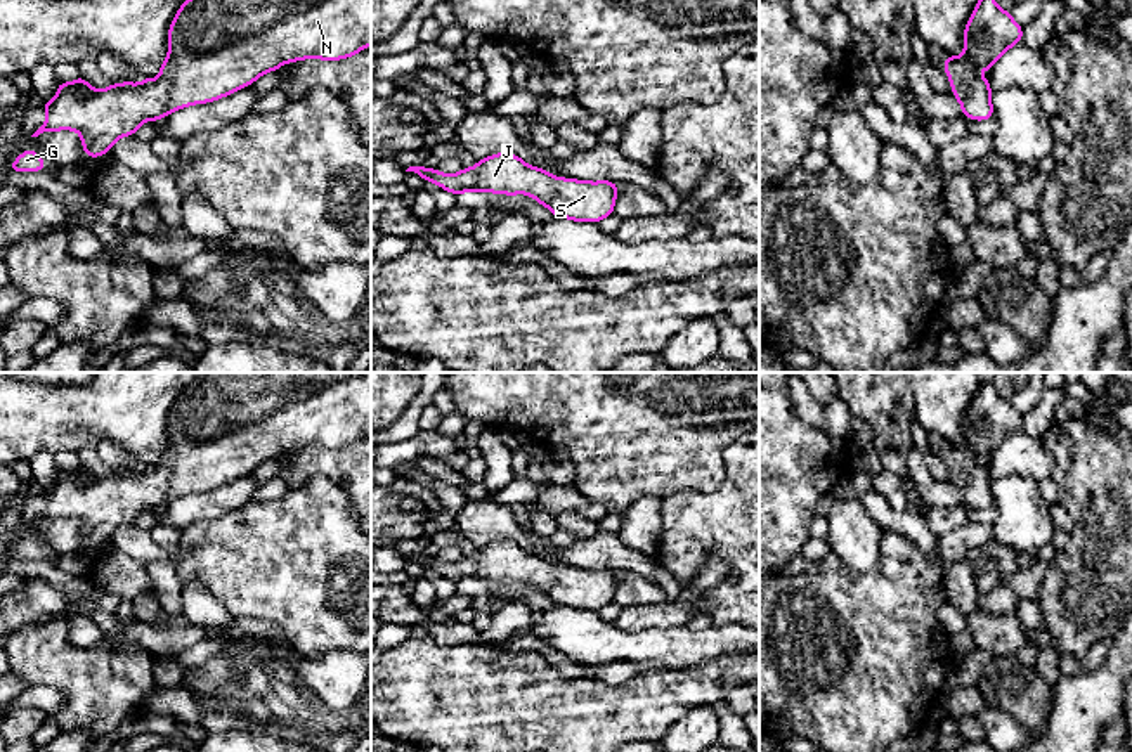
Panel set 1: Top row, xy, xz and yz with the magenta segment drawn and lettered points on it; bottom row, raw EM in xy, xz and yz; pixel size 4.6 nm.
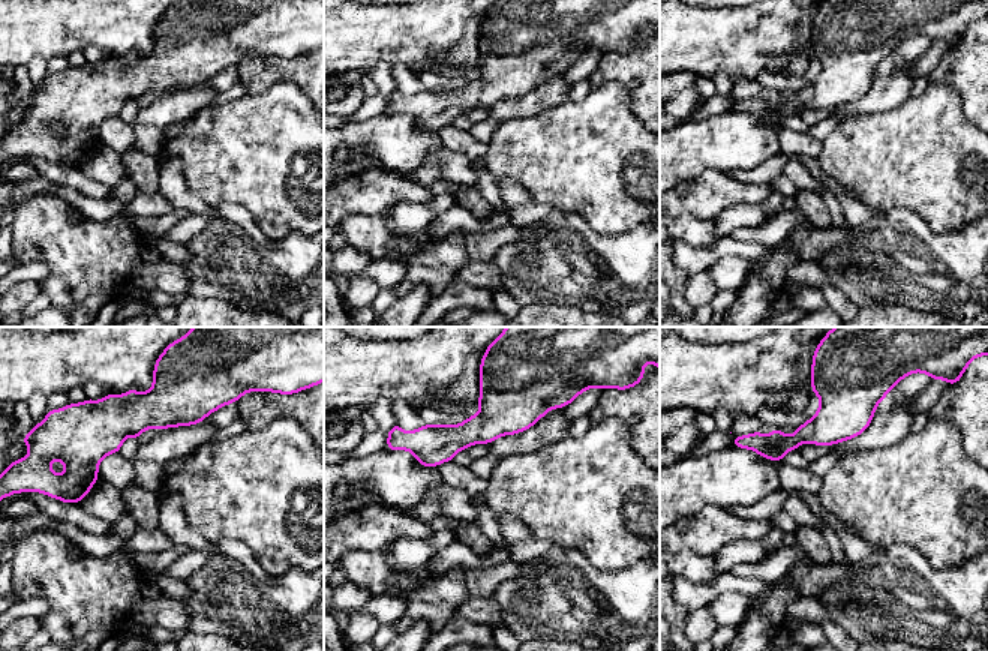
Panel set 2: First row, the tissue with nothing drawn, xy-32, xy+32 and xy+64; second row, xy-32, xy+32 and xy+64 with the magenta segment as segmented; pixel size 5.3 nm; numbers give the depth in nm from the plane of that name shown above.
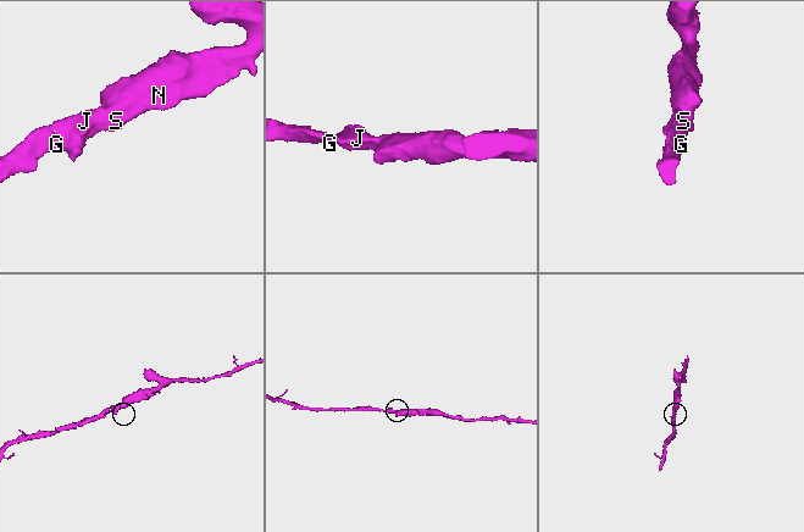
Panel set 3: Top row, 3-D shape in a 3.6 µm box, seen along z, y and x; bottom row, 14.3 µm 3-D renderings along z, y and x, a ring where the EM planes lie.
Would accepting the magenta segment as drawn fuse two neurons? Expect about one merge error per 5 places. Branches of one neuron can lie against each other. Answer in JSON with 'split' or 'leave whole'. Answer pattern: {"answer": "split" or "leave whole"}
{"answer": "leave whole"}

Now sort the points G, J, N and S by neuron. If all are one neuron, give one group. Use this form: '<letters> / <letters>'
G J N S

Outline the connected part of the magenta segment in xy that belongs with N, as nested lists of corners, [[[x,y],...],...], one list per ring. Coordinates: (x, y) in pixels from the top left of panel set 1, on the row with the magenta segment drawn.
[[[185,0],[175,14],[173,23],[168,28],[168,57],[159,68],[158,80],[149,76],[142,83],[111,83],[106,90],[94,88],[80,75],[75,81],[61,81],[57,94],[50,102],[42,102],[47,111],[45,123],[31,135],[38,137],[43,132],[75,130],[81,137],[81,146],[87,158],[99,158],[111,151],[113,144],[120,137],[135,135],[137,128],[144,121],[156,121],[159,118],[170,116],[177,109],[184,109],[192,104],[206,104],[231,95],[244,87],[250,87],[263,73],[279,69],[283,64],[303,61],[303,59],[322,59],[322,61],[340,61],[359,54],[362,49],[371,45],[371,0]]]

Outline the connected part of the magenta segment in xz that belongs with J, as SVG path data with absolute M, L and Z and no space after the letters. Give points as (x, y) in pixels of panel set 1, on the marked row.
M513 152L492 154L452 175L426 166L409 166L406 172L414 172L454 196L470 191L506 196L527 194L555 217L574 222L598 224L612 215L619 192L617 184L608 180L556 178L548 170L527 165Z

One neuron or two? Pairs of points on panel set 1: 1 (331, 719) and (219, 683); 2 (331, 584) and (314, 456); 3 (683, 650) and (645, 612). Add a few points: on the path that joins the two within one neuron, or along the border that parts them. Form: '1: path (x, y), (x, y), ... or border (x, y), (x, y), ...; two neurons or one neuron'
1: path (304, 700), (259, 685), (247, 685); one neuron
2: border (290, 491), (314, 477), (328, 477), (349, 501); two neurons
3: border (685, 624), (635, 631), (618, 626); two neurons

